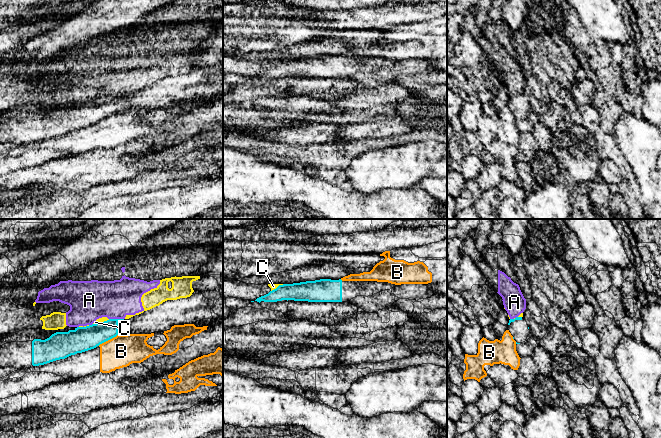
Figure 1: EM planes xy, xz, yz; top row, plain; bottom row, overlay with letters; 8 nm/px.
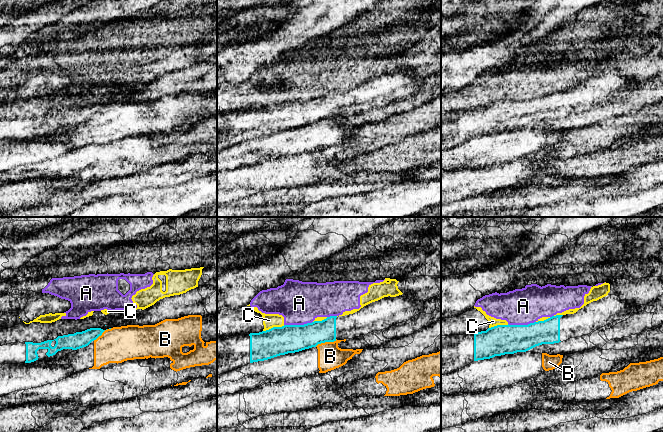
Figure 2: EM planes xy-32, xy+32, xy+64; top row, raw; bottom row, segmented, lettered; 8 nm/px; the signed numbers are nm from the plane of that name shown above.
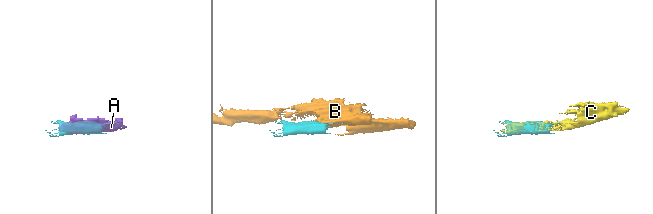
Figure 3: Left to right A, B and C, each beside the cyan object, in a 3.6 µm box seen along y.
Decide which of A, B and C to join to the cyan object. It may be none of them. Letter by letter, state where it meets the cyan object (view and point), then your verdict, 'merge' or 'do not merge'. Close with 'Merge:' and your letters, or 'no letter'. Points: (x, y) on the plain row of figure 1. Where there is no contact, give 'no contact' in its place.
A: contact xy (116, 95); do not merge
B: contact xy (107, 116); do not merge
C: contact xy (101, 98); do not merge
Merge: no letter

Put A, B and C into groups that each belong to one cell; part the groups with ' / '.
A C / B

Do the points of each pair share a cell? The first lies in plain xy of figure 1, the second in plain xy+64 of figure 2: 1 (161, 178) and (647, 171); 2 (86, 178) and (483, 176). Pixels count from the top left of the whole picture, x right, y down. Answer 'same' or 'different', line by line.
1: different
2: same

